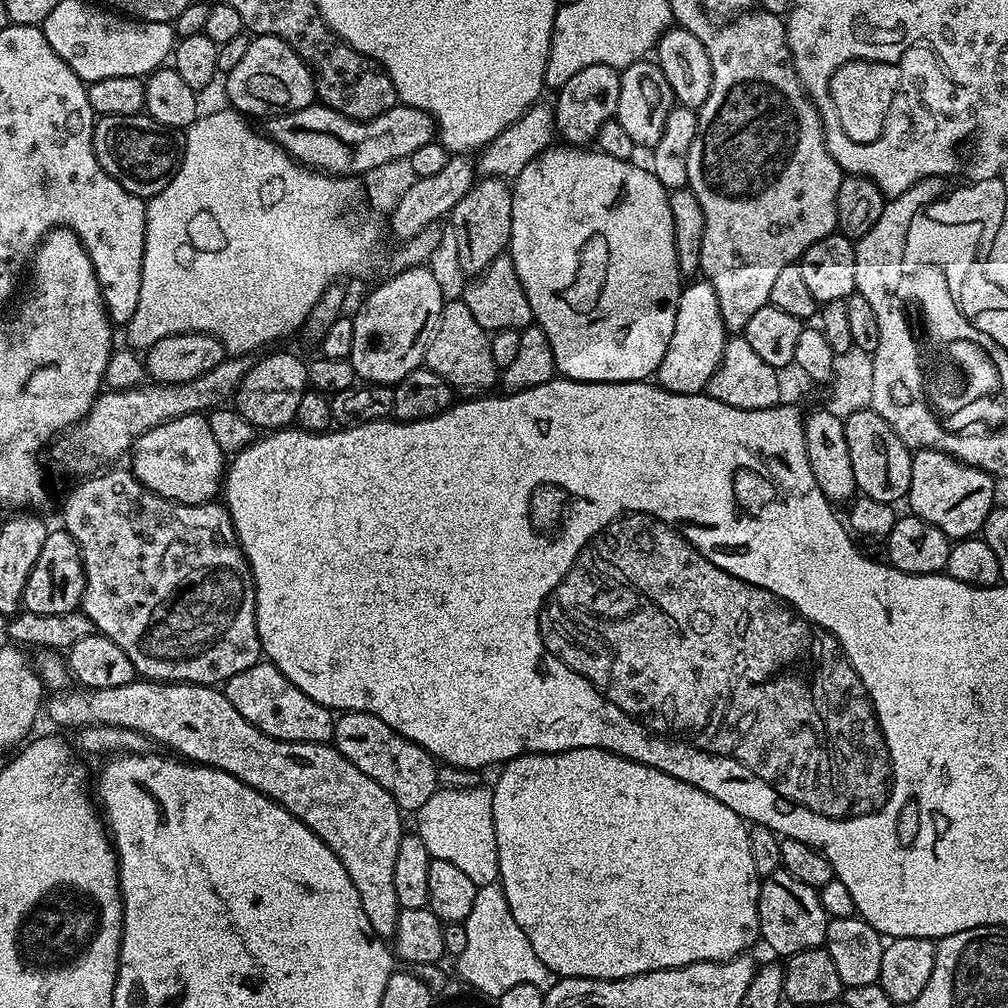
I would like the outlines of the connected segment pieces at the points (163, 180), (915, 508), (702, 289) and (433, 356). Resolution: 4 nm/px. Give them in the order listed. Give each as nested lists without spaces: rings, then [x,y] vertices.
[[[146,114],[99,117],[92,125],[92,145],[102,170],[130,194],[145,198],[156,196],[172,181],[182,155],[177,133],[163,128]]]
[[[921,448],[912,452],[910,490],[906,497],[911,515],[938,526],[955,542],[975,537],[991,514],[996,500],[997,481],[986,470],[955,460],[950,454]]]
[[[703,278],[685,283],[680,290],[674,334],[656,371],[655,383],[674,394],[704,392],[714,370],[718,370],[718,362],[722,362],[722,350],[729,339],[729,333],[722,322],[722,314],[718,310],[718,294],[714,294],[714,286]]]
[[[462,298],[445,299],[440,321],[432,331],[424,355],[424,364],[431,372],[438,374],[438,378],[445,380],[453,393],[464,398],[491,393],[498,384],[498,369],[494,357],[490,355],[489,333],[478,326],[478,322],[474,322],[474,314],[470,314],[470,306],[466,306]]]

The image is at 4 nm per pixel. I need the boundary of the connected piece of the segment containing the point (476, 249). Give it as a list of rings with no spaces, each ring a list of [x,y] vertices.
[[[480,178],[473,183],[472,188],[454,206],[447,217],[446,224],[452,227],[452,244],[456,247],[456,264],[465,272],[465,277],[475,278],[494,262],[494,258],[505,255],[510,242],[510,214],[512,213],[512,189],[509,181],[504,178]]]

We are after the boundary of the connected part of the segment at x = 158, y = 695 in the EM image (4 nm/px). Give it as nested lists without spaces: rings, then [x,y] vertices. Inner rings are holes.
[[[137,678],[126,686],[72,691],[60,690],[47,697],[46,716],[48,712],[49,718],[58,727],[79,730],[101,724],[132,728],[149,741],[157,740],[160,744],[169,744],[176,751],[173,753],[185,761],[222,770],[246,782],[246,786],[258,790],[263,796],[269,796],[275,804],[282,805],[310,831],[318,834],[322,842],[326,842],[338,862],[346,866],[346,874],[350,874],[350,882],[354,882],[354,890],[358,890],[358,898],[362,898],[362,910],[366,910],[370,926],[374,926],[376,933],[382,937],[395,937],[398,894],[394,890],[394,862],[398,859],[398,846],[406,834],[406,828],[400,821],[402,809],[385,788],[378,786],[374,778],[362,774],[362,770],[358,770],[358,766],[347,760],[335,746],[331,743],[295,744],[289,740],[270,738],[262,734],[258,726],[246,722],[246,718],[242,718],[242,714],[238,714],[238,710],[230,706],[230,698],[226,698],[223,690],[211,684]]]

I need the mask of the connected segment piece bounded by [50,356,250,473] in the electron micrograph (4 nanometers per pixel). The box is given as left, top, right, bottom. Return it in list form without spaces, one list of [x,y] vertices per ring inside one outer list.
[[[228,356],[218,362],[214,370],[206,370],[206,374],[190,378],[190,382],[144,382],[135,388],[101,391],[88,413],[51,441],[52,460],[64,472],[87,473],[95,466],[96,460],[104,464],[100,466],[111,465],[116,462],[111,460],[118,459],[123,452],[125,455],[136,443],[136,439],[146,434],[146,430],[154,430],[154,426],[162,426],[162,422],[170,422],[174,418],[208,414],[213,409],[227,405],[238,392],[249,367],[249,361],[245,357]]]

